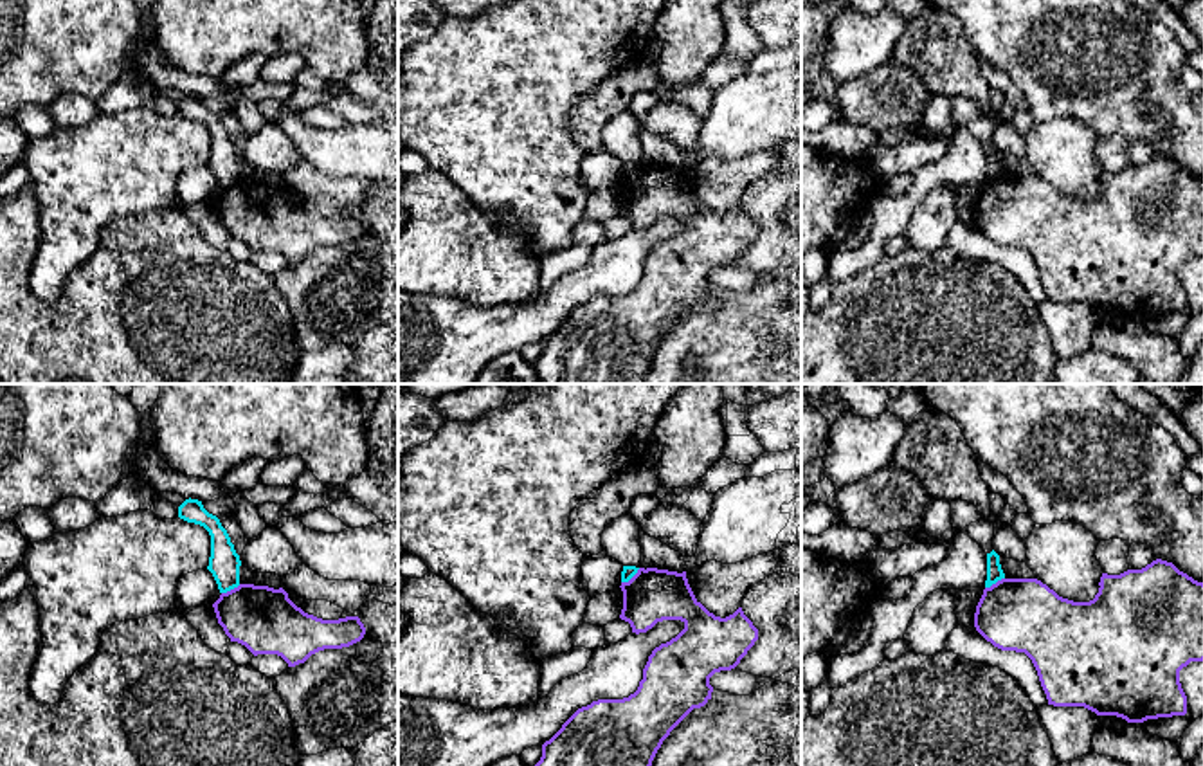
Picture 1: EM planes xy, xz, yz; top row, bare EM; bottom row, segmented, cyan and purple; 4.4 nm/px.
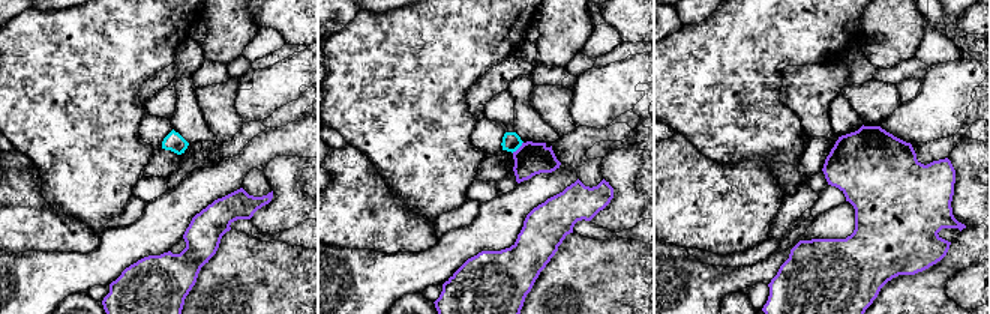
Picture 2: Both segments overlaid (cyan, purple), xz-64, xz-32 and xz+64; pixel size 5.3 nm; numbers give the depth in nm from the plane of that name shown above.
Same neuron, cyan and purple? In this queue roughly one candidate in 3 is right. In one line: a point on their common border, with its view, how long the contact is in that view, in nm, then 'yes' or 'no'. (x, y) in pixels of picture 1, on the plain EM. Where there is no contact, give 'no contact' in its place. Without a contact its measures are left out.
contact xz (631, 173); length 110 nm; no

